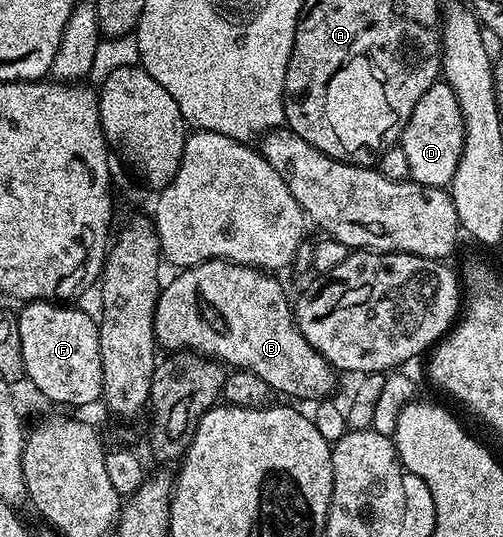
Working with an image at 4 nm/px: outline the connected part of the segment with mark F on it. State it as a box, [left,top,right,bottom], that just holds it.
[18,301,103,405]

